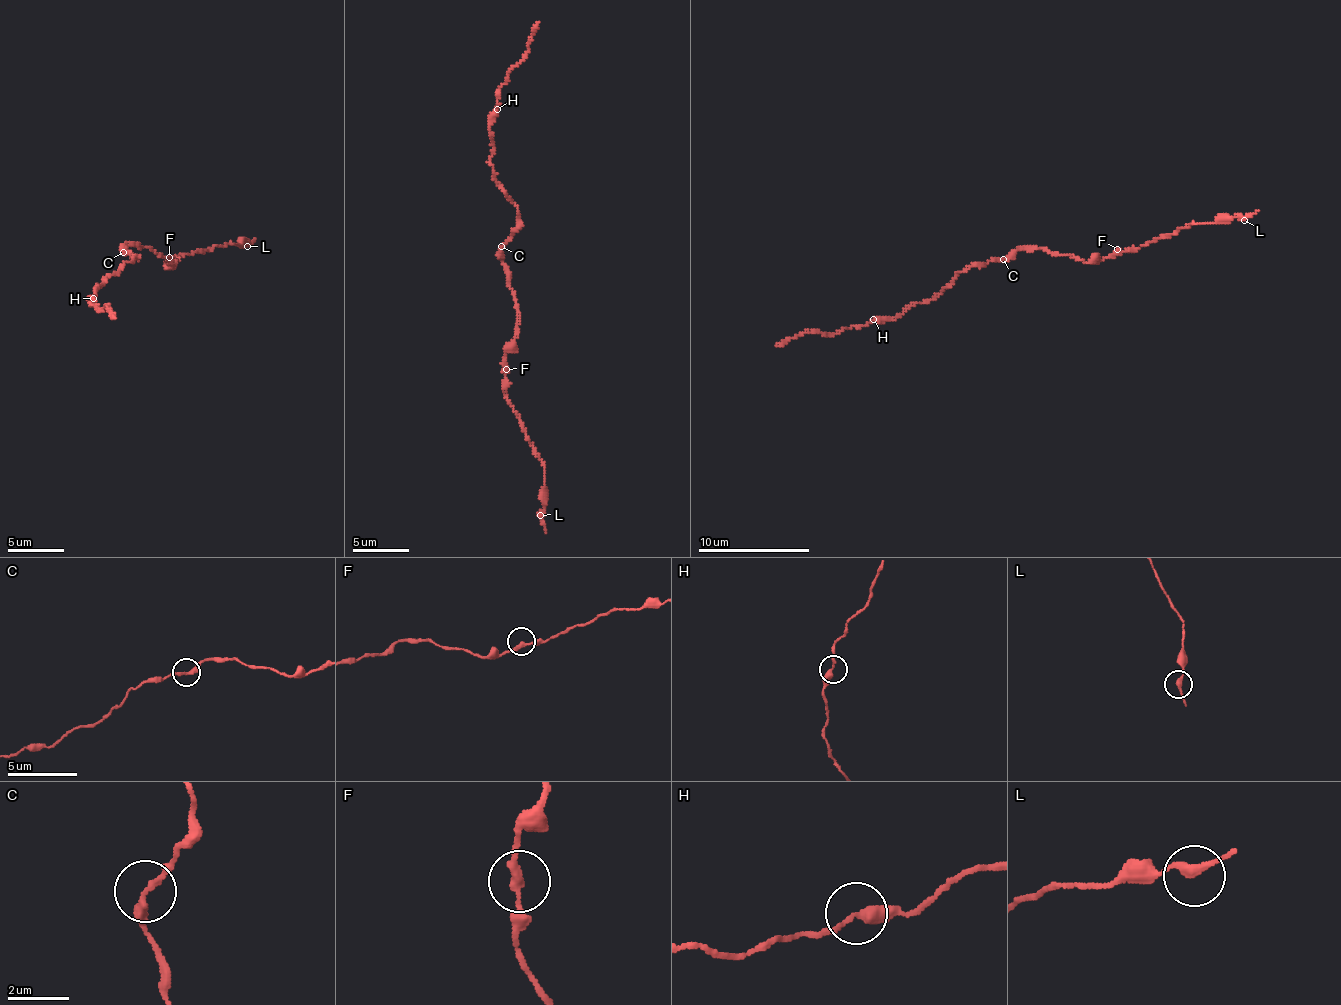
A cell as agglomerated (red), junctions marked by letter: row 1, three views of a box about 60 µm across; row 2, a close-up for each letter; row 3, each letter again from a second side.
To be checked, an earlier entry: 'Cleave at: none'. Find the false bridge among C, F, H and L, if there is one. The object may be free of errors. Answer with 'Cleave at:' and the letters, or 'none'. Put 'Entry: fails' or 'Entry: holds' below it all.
Cleave at: none
Entry: holds

